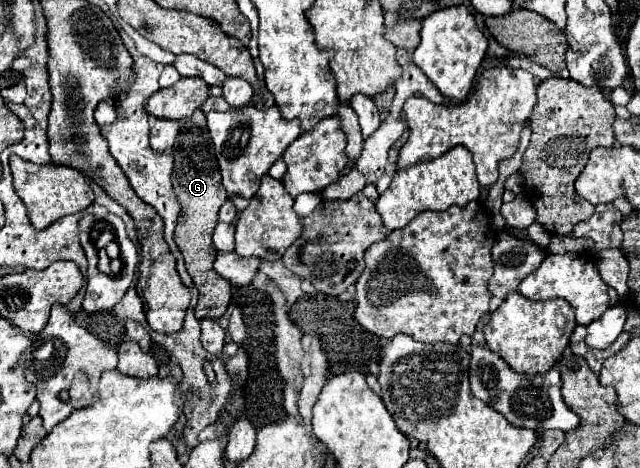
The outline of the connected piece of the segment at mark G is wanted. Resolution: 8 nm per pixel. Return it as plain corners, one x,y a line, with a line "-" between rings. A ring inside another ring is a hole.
196,110
190,118
180,120
180,134
174,142
174,172
172,172
172,186
176,192
176,198
182,206
178,226
174,232
174,242
178,244
186,270
194,280
194,286
198,288
198,304
194,308
194,314
198,320
210,318
218,320
232,298
232,284
222,278
214,270
214,258
218,250
212,244
212,230
218,222
218,210
226,202
226,190
222,186
222,176
216,166
214,156
214,144
206,128
206,116
202,110

